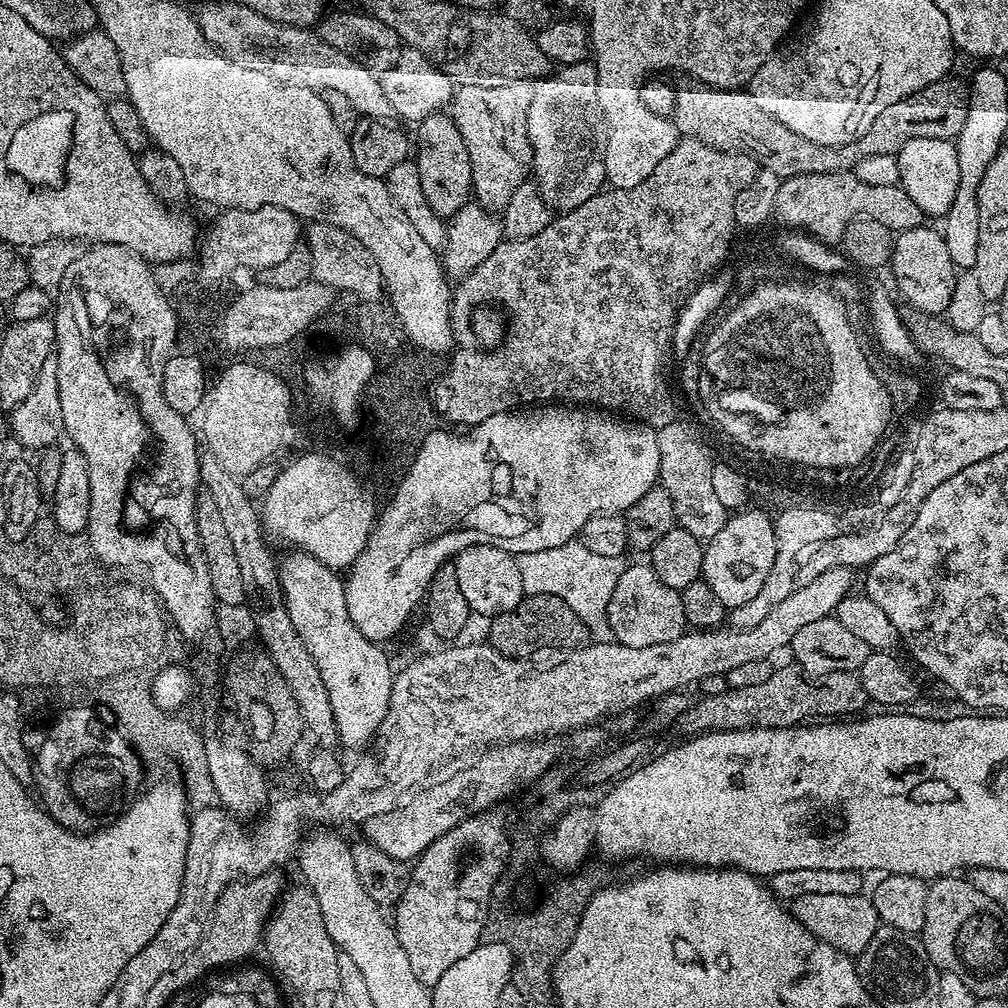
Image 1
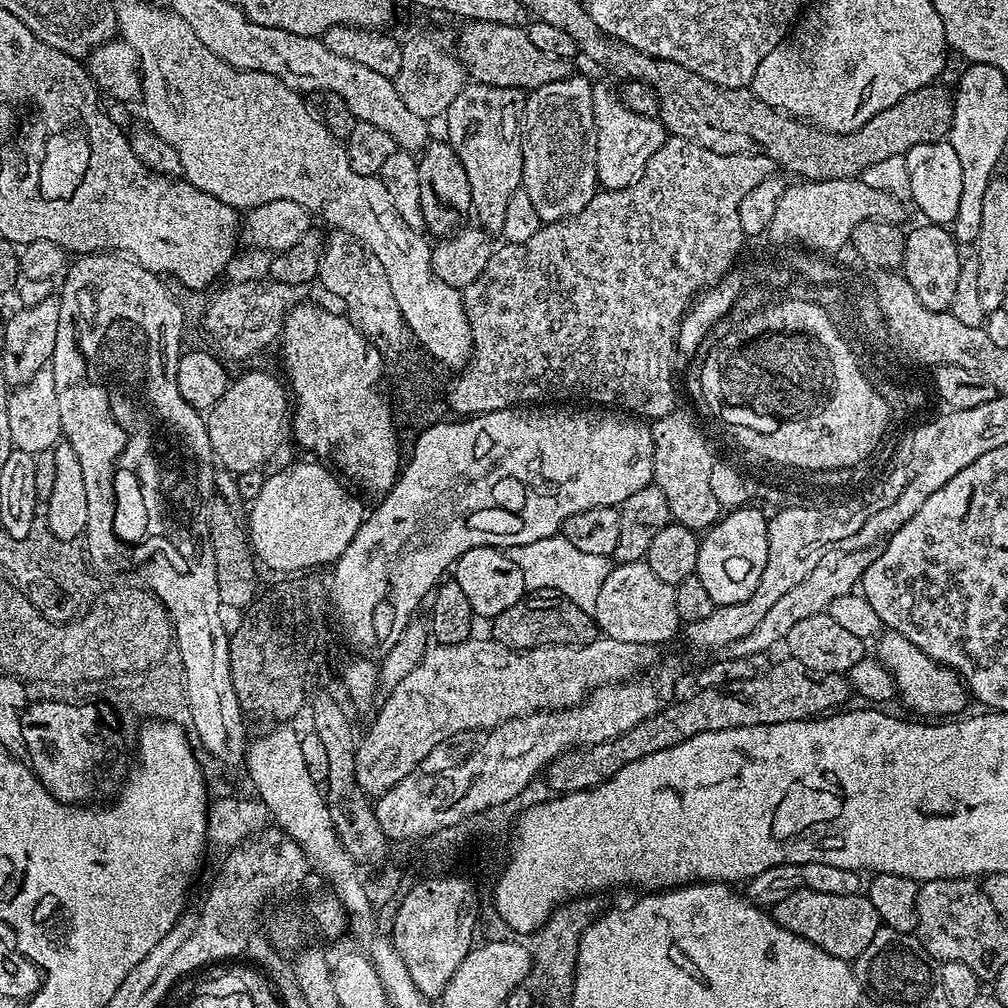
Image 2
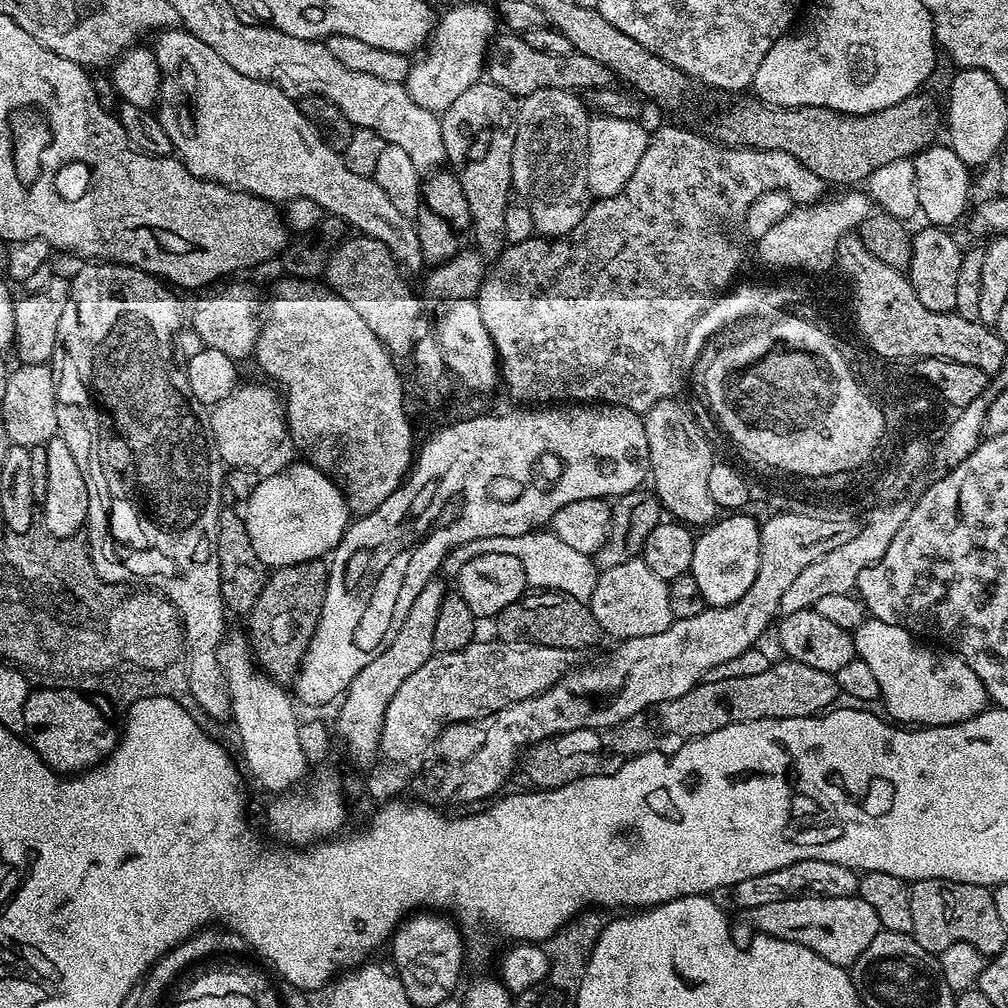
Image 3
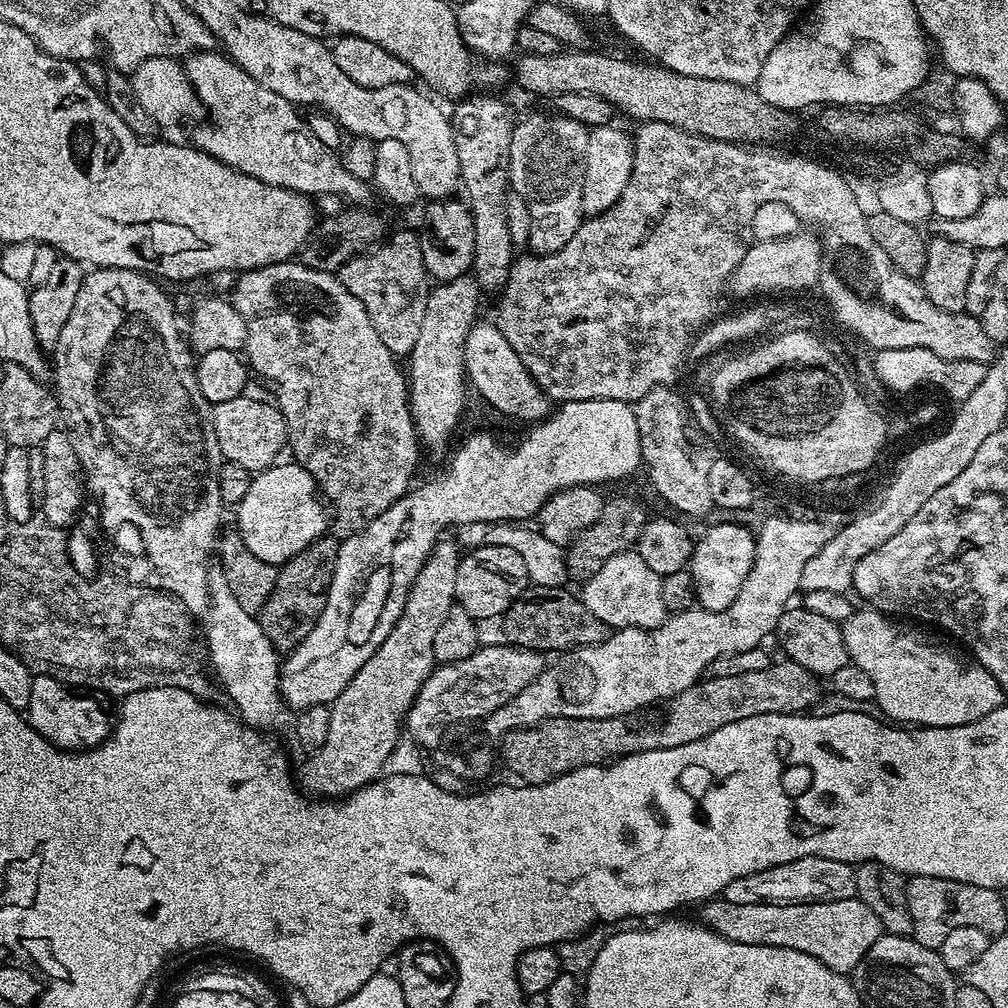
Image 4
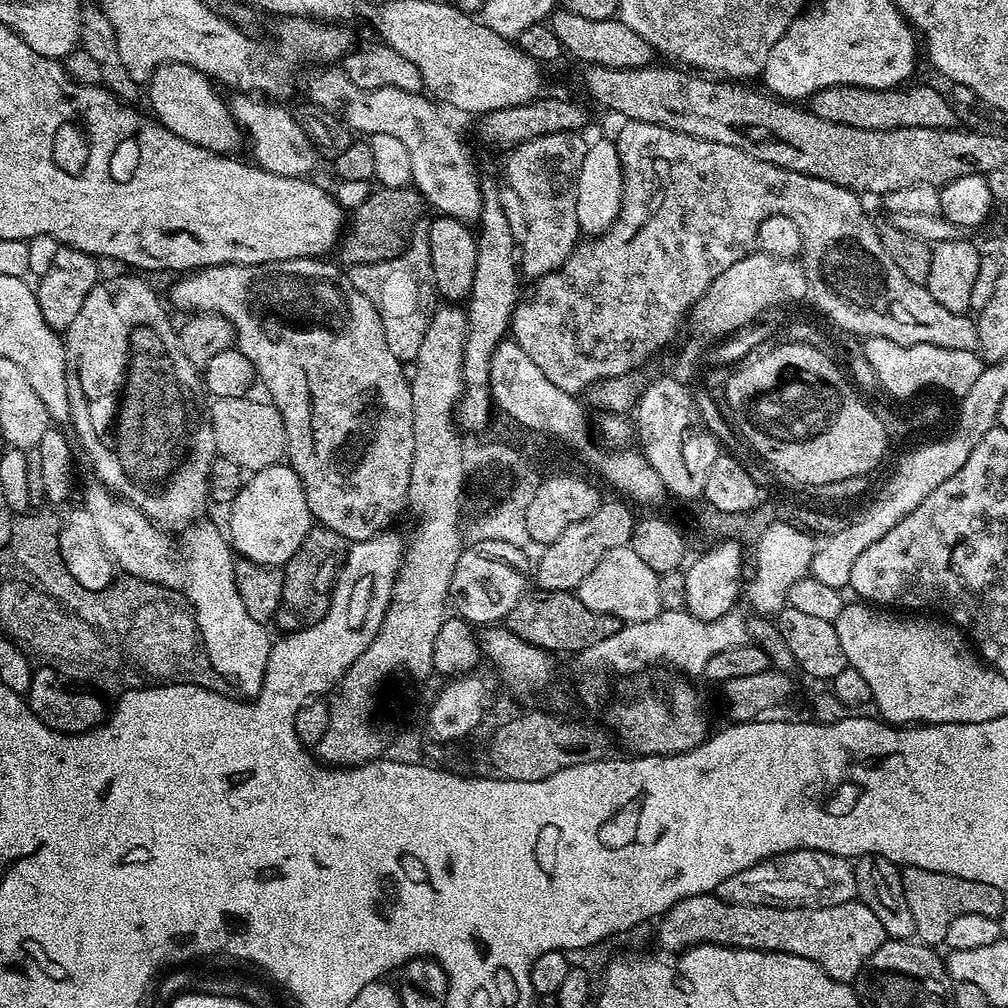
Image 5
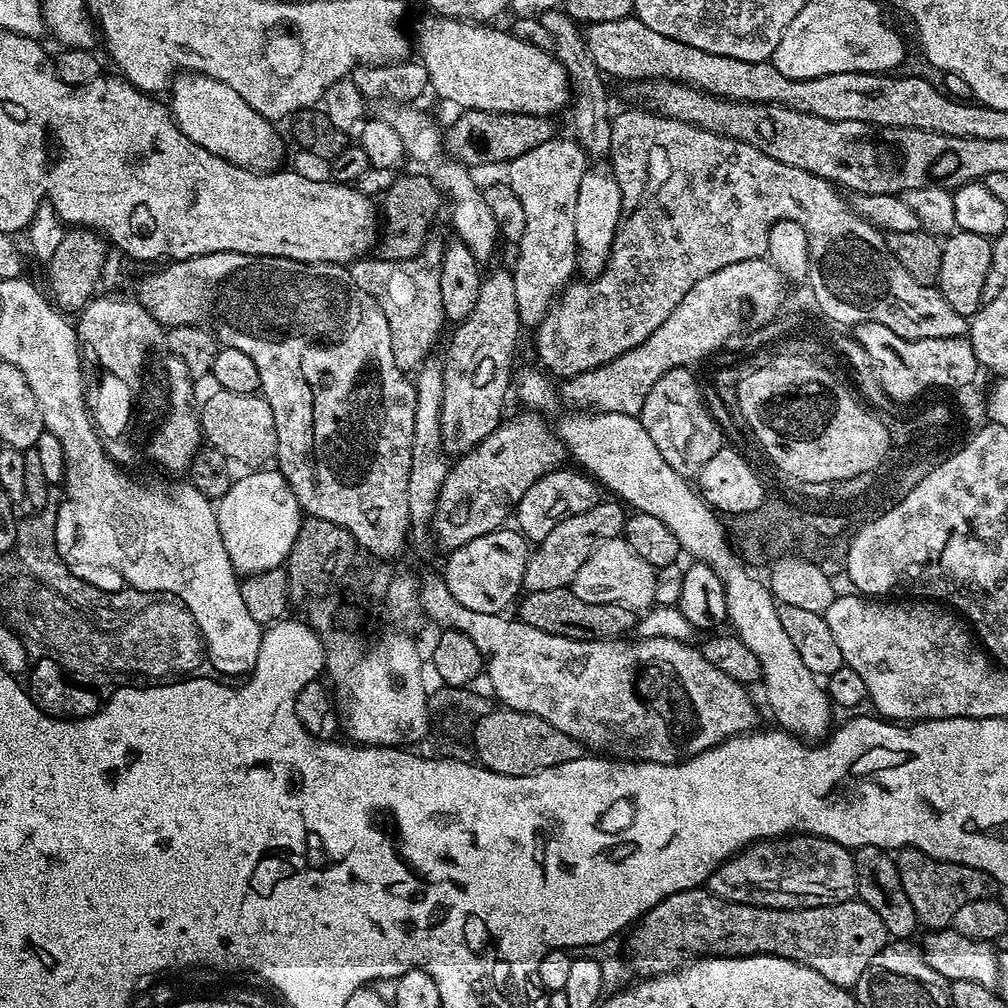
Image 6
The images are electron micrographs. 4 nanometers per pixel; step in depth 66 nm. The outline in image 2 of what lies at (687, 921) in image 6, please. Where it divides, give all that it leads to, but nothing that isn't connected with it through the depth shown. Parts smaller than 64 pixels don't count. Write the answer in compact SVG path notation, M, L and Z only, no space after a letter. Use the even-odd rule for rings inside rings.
M798 890L774 906L774 915L778 926L806 938L806 942L814 942L814 946L826 954L834 954L834 958L849 962L854 962L858 954L874 942L874 934L882 926L874 906L864 894L847 896L818 894L818 890Z

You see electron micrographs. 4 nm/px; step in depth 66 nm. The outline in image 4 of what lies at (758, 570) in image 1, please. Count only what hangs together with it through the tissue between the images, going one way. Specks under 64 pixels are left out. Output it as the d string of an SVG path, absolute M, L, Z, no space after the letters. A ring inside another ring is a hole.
M743 523L713 524L704 537L695 541L692 549L690 571L696 587L696 602L706 610L726 610L734 598L738 598L738 590L742 590L742 582L746 582L746 574L750 574L750 566L754 566L756 553L756 537L753 529L744 528Z

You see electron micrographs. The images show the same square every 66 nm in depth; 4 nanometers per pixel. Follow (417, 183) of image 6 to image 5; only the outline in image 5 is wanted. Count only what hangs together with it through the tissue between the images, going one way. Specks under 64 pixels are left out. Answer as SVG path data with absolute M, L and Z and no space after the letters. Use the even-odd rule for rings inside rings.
M377 187L356 209L350 212L350 223L338 244L339 263L344 266L373 264L398 255L407 245L413 228L417 227L420 211L426 208L415 187Z

